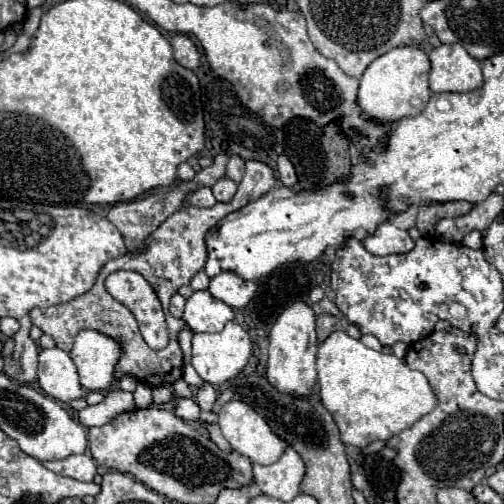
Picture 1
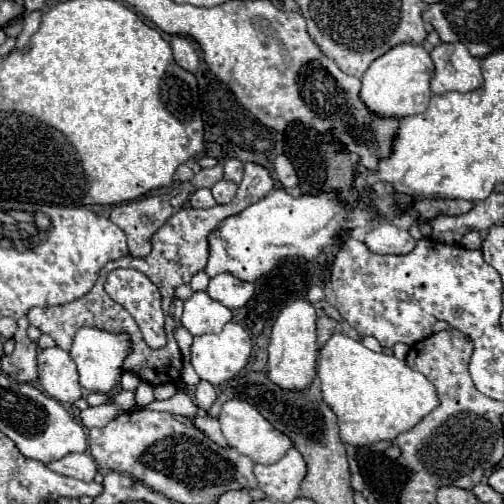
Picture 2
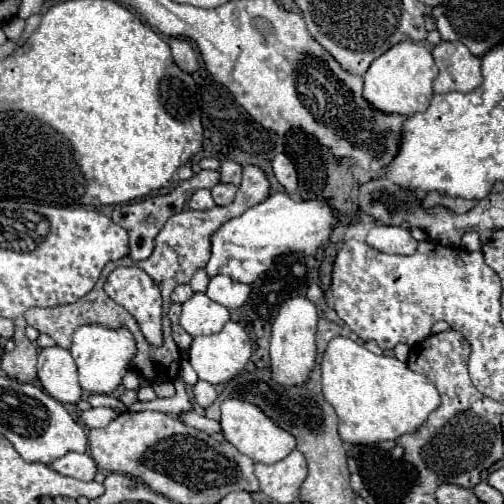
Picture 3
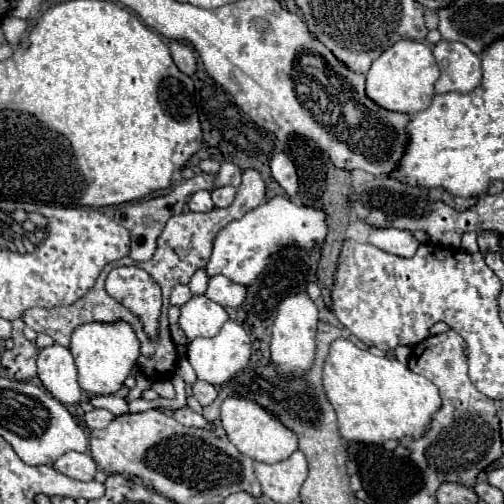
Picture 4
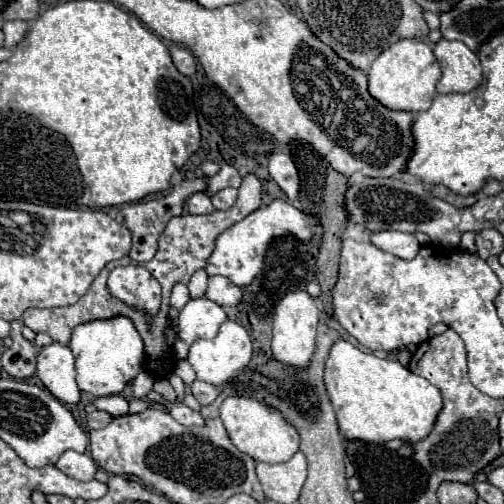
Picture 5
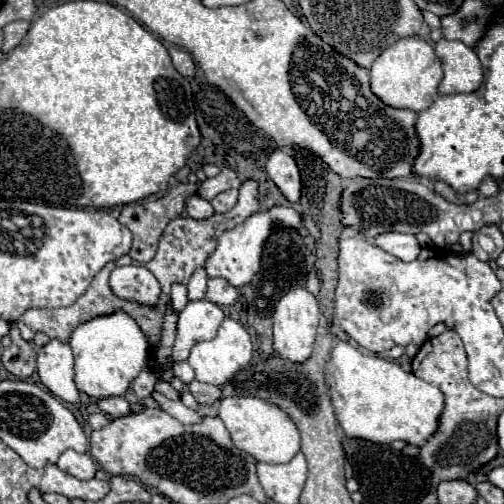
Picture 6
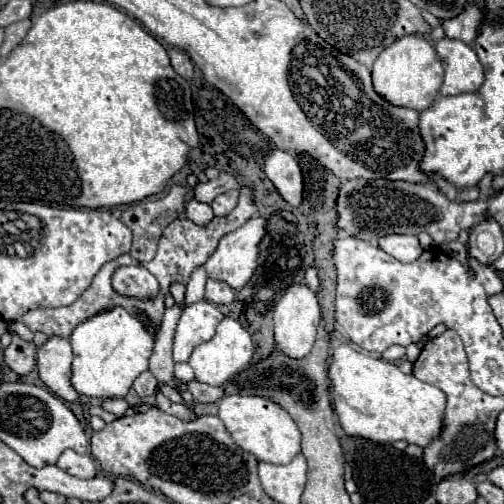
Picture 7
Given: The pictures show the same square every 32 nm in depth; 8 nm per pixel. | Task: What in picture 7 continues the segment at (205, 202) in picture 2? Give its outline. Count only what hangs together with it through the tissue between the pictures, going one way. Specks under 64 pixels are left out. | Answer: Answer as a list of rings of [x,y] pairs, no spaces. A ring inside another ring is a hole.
[[[190,198],[190,200],[186,202],[186,216],[188,216],[192,222],[196,222],[196,224],[208,224],[208,220],[212,220],[214,212],[212,212],[210,204],[198,202],[198,200]]]

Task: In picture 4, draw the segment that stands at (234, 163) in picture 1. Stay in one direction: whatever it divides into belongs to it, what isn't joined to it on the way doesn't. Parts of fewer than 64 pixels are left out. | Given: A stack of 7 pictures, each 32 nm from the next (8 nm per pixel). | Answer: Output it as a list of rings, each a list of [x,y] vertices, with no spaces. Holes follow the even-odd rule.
[[[224,162],[220,172],[216,174],[216,184],[224,184],[224,186],[240,186],[240,176],[242,176],[242,170],[232,164],[232,162]]]

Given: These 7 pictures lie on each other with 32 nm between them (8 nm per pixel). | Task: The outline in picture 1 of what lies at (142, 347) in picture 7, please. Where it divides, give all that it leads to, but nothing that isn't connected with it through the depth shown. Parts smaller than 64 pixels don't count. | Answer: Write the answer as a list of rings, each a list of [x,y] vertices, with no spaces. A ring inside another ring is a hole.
[[[82,330],[74,340],[70,358],[76,364],[84,388],[110,390],[114,382],[114,366],[120,358],[120,344],[100,332]]]

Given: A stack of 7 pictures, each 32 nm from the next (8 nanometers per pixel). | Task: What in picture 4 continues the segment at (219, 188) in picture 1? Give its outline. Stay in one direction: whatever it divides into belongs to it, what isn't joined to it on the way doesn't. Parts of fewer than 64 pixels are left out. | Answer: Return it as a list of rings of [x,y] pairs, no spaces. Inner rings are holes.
[[[234,186],[212,188],[212,200],[214,200],[214,206],[218,206],[218,208],[226,208],[228,204],[232,204],[234,196],[236,196],[236,188]]]

